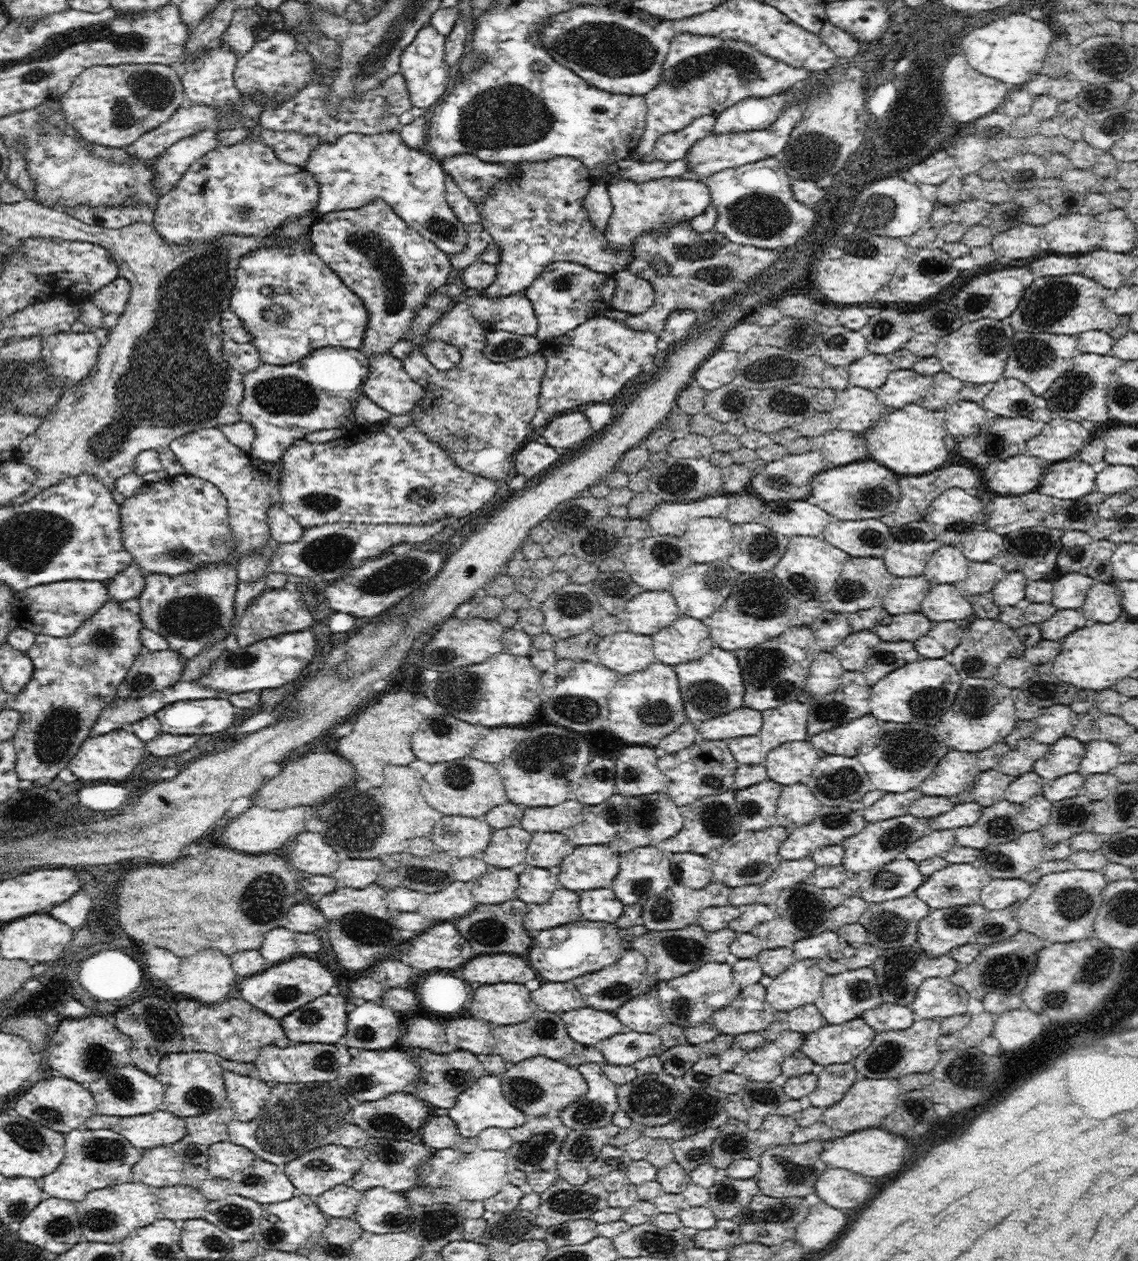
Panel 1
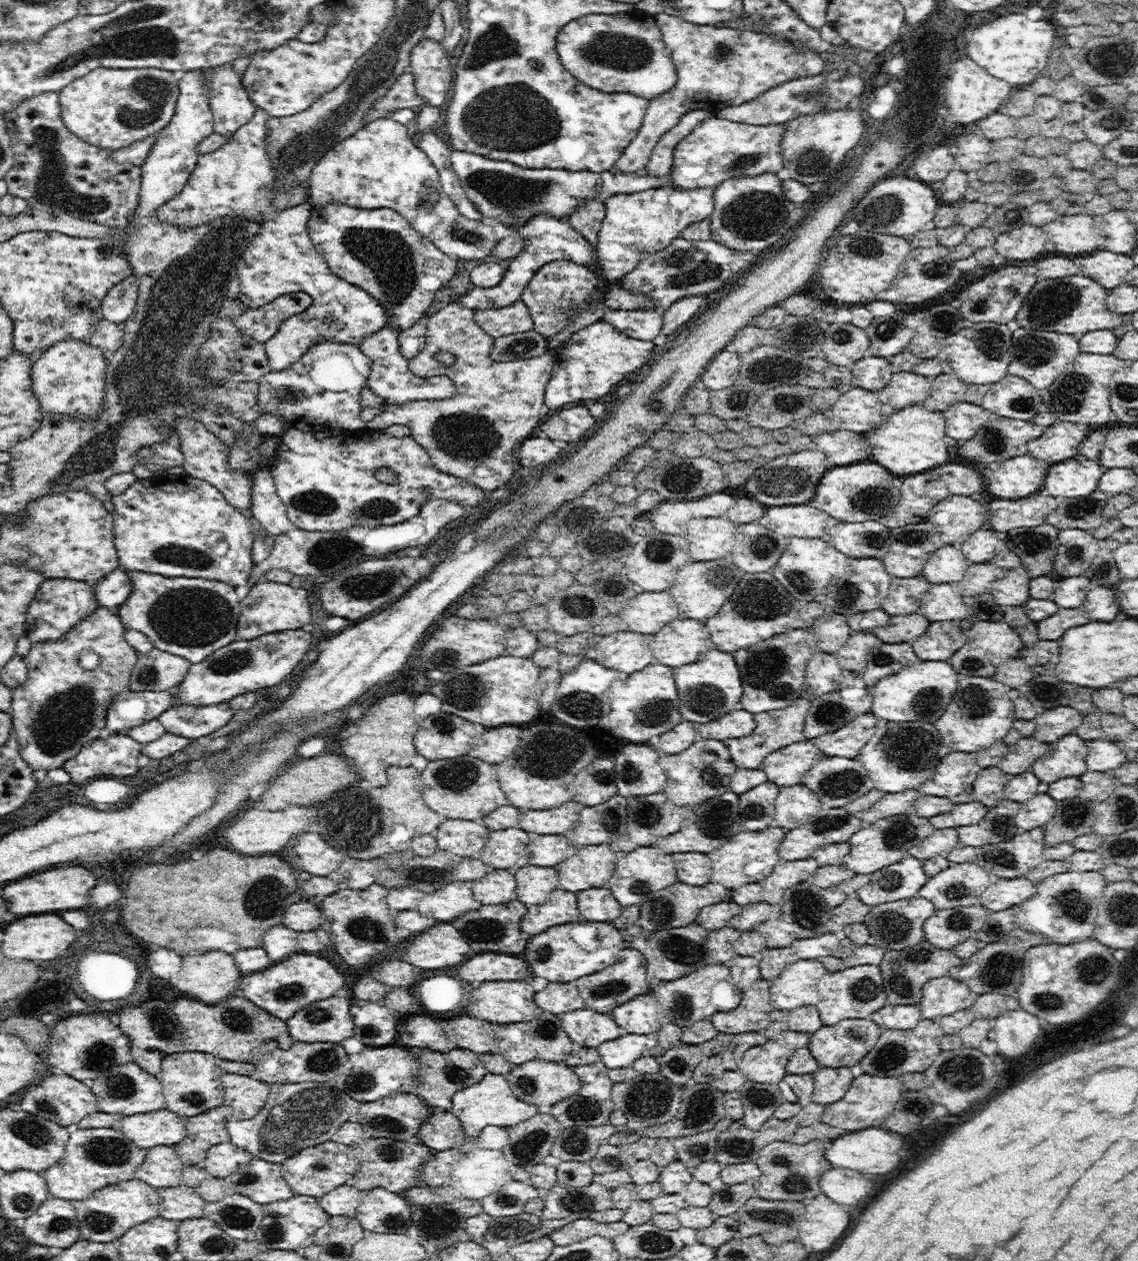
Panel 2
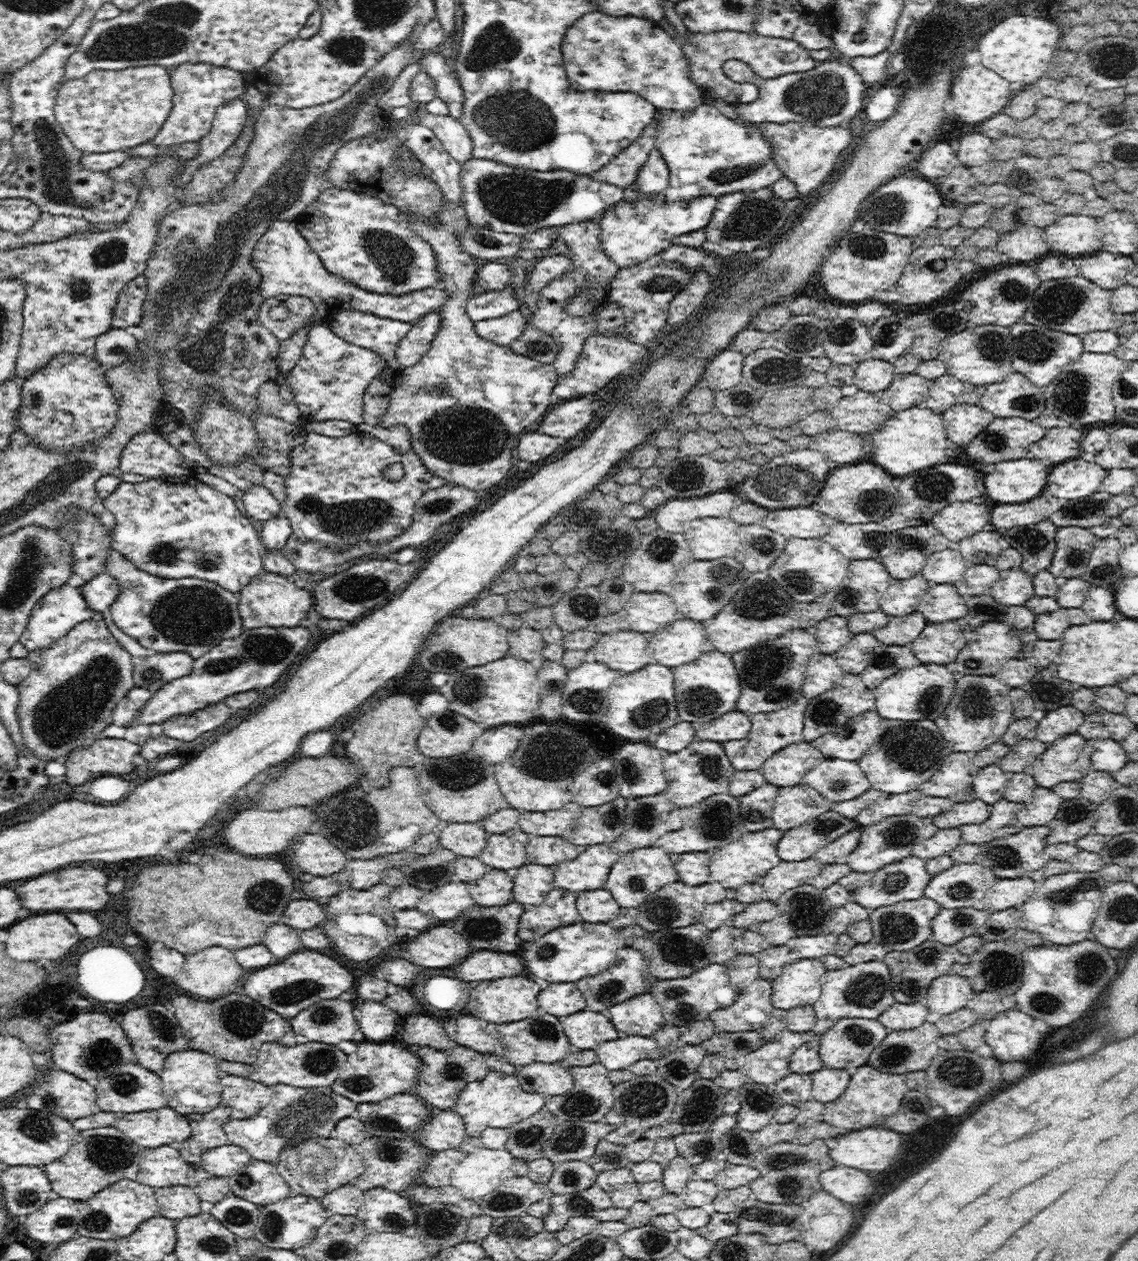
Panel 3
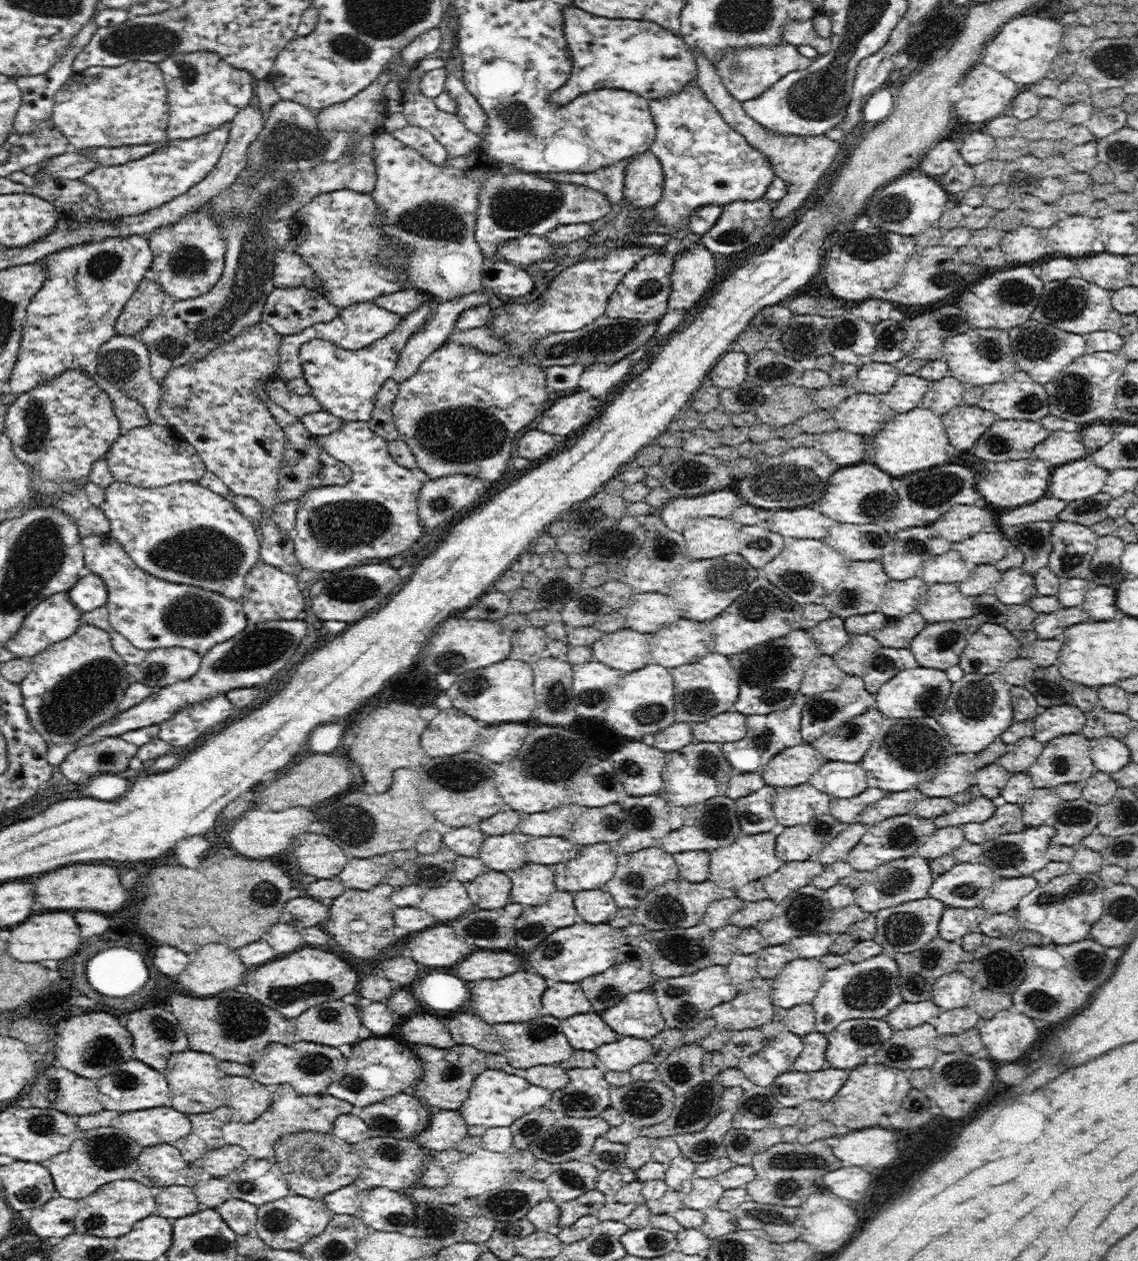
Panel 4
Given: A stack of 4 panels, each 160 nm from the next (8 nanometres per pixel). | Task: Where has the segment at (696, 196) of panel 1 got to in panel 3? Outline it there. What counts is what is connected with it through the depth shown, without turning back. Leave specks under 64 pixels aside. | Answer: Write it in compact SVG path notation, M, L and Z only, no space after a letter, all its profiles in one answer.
M647 196L631 203L622 199L606 210L598 222L601 226L600 248L618 269L640 264L672 245L673 238L706 228L716 205L717 199L713 196L678 202L667 202L662 196Z

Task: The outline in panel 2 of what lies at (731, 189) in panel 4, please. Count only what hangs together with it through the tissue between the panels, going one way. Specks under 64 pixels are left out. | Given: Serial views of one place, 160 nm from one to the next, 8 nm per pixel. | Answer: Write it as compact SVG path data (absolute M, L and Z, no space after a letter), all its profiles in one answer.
M708 115L674 149L670 183L676 188L718 188L724 180L774 173L784 181L787 162L781 149L785 124L753 125Z

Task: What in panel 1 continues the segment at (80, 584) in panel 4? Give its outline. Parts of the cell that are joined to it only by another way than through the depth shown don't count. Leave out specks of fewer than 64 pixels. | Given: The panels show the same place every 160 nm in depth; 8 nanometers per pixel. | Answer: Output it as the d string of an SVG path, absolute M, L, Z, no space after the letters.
M134 561L110 581L111 583L107 586L109 596L120 603L126 602L130 598L139 598L145 585L145 577Z

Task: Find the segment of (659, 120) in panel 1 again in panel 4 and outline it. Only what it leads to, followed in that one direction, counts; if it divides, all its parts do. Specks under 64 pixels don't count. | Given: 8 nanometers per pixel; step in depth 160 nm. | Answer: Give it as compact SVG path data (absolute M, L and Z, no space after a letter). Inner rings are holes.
M782 42L778 47L745 47L742 49L727 49L715 60L715 68L720 75L721 81L730 95L744 103L746 100L752 100L766 92L772 84L784 78L786 74L798 70L804 70L810 67L814 61L806 56L802 56L798 48L794 45ZM631 157L620 160L617 164L600 168L598 171L583 173L538 173L538 177L549 178L553 182L566 182L568 184L579 184L597 190L614 206L623 205L624 183L626 177L626 166L632 162Z

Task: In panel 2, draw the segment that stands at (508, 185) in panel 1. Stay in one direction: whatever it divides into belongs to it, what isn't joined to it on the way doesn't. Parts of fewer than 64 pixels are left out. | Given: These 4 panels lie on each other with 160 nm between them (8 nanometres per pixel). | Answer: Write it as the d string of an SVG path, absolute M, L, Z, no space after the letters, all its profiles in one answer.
M538 212L526 224L522 224L522 226L512 224L512 227L516 233L522 235L524 250L518 256L510 259L502 280L492 287L475 286L468 296L454 293L453 296L450 296L450 303L463 305L464 308L470 309L472 312L505 308L521 299L521 294L543 264L562 259L583 265L590 261L597 262L596 247L590 246L590 243L579 232L576 232L576 229L570 224L569 216L554 219L547 212Z

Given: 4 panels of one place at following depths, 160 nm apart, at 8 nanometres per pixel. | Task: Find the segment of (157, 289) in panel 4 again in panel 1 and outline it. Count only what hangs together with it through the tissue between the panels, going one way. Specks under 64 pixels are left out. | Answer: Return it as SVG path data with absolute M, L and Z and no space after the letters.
M119 276L116 280L112 280L110 284L102 286L100 290L97 290L90 297L90 300L103 312L120 315L124 312L128 303L130 291L128 279Z

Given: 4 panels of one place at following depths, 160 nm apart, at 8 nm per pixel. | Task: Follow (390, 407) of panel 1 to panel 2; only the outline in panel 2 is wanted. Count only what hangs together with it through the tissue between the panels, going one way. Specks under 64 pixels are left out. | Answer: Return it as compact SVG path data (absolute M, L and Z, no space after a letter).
M386 325L384 328L370 333L359 340L359 347L366 356L370 357L371 373L366 386L372 389L376 396L386 399L387 405L404 404L419 400L442 400L454 396L456 387L449 376L417 377L408 366L408 359L402 355L398 348L399 332Z

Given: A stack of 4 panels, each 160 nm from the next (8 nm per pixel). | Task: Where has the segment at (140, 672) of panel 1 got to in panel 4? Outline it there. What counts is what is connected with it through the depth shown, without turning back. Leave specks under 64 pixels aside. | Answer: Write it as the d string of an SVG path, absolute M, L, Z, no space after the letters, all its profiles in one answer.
M154 648L147 651L144 658L146 678L140 682L150 687L164 687L188 680L194 676L202 664L202 656L188 648Z

